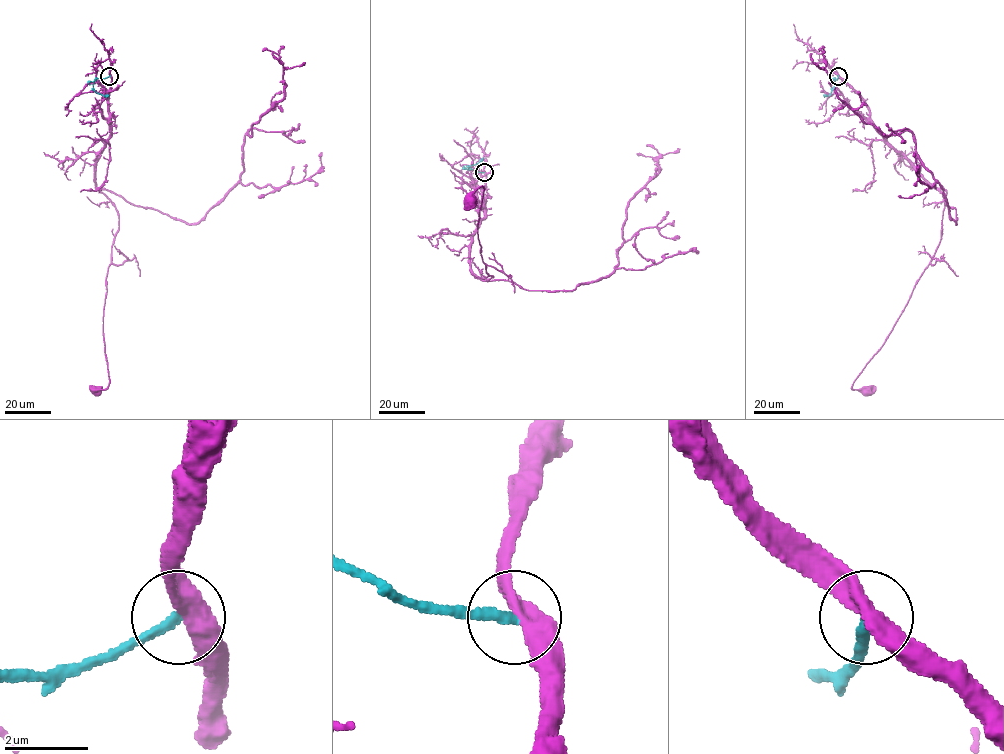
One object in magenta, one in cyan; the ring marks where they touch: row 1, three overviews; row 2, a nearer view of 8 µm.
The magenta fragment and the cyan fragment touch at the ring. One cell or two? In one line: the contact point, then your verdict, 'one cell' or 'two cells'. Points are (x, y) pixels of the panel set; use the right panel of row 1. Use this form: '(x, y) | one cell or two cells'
(838, 76) | two cells

